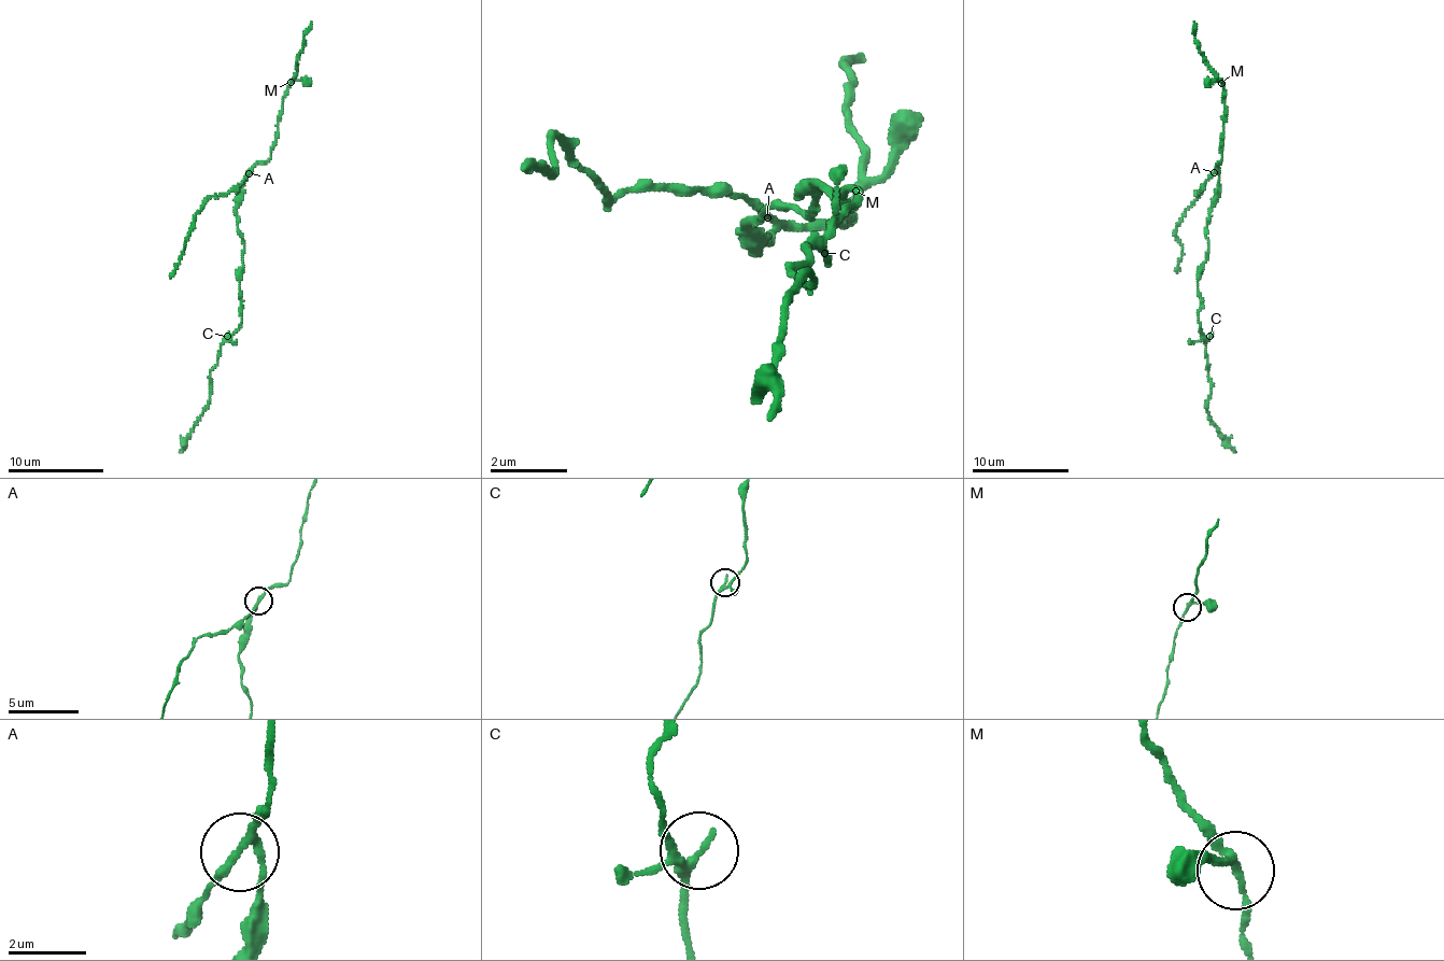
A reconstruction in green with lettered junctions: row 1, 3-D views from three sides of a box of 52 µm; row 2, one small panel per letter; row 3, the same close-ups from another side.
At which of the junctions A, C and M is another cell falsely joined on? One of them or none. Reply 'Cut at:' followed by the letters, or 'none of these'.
Cut at: A

